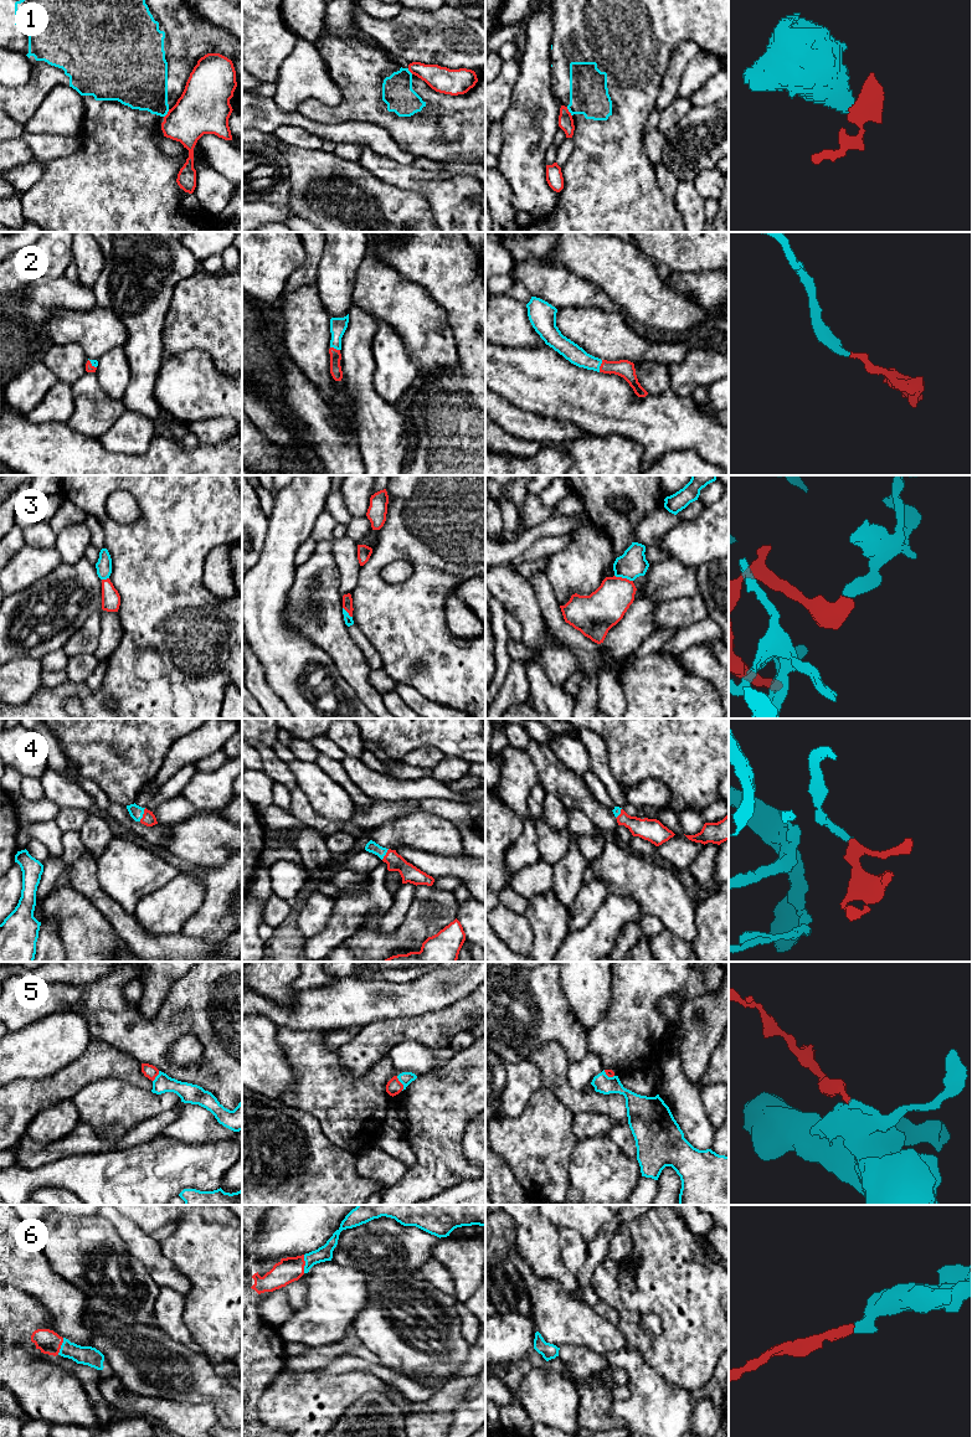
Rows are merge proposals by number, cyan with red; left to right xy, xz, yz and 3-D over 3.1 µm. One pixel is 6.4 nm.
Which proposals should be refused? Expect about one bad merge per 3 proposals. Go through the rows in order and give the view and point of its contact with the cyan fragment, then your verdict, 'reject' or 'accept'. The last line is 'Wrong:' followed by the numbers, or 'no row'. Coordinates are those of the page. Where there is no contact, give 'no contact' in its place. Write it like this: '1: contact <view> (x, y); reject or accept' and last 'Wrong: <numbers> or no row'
1: contact yz (569, 111); reject
2: contact yz (600, 365); accept
3: contact yz (623, 577); reject
4: contact xy (143, 813); accept
5: contact xz (401, 1082); reject
6: contact xz (306, 1263); accept
Wrong: 1, 3, 5

